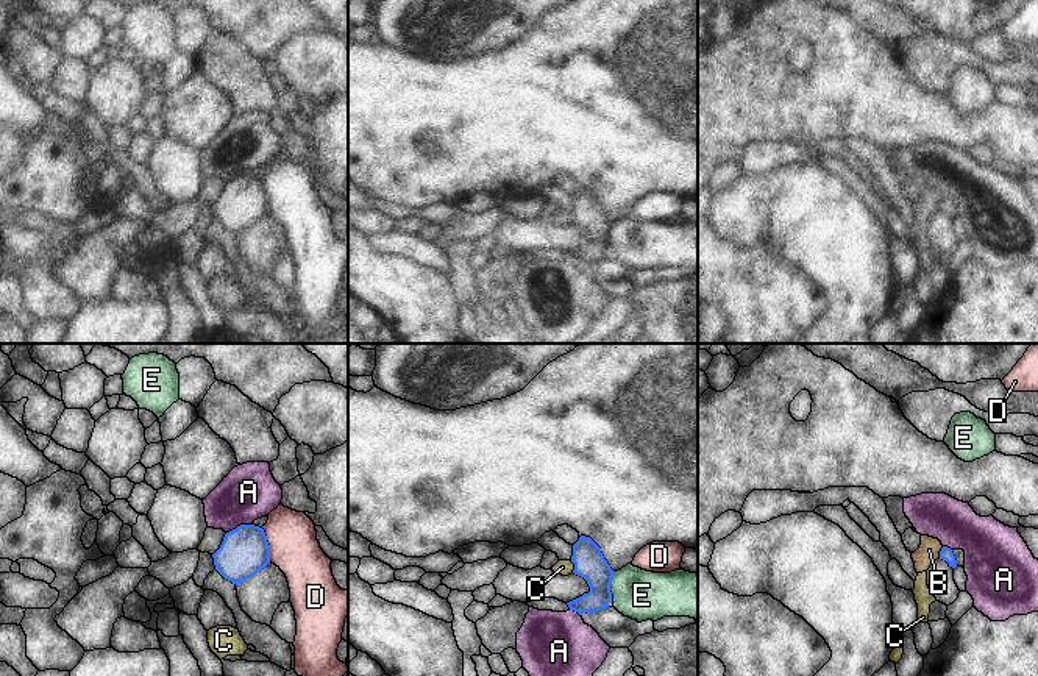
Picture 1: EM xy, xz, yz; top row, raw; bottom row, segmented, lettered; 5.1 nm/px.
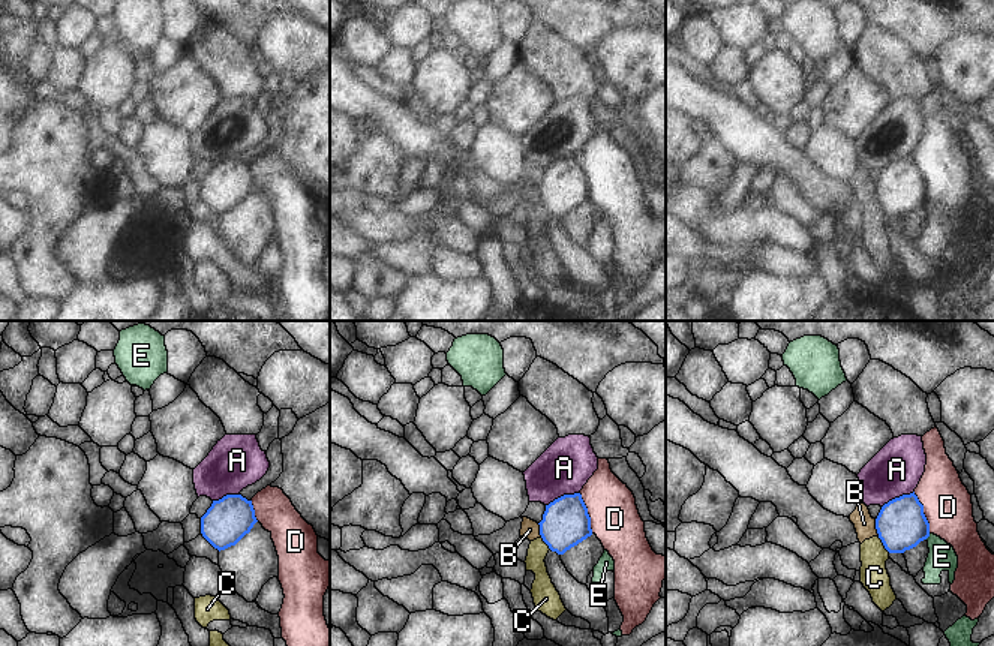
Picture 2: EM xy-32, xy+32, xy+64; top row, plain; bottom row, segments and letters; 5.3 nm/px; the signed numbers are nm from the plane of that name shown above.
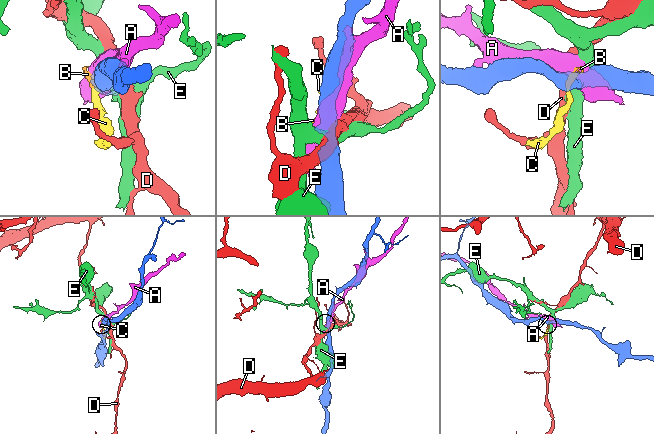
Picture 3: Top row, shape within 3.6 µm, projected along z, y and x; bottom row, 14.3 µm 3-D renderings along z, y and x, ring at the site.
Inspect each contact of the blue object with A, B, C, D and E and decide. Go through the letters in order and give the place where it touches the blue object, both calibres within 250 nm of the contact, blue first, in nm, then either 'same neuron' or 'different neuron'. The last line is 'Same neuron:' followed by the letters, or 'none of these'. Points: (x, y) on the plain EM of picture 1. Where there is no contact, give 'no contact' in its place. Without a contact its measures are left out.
A: contact xy (238, 177); calibres 260 and 280 nm; different neuron
B: contact yz (940, 203); calibres 70 and 110 nm; different neuron
C: contact xz (575, 217); calibres 160 and 80 nm; different neuron
D: contact xy (269, 195); calibres 260 and 260 nm; different neuron
E: contact xz (611, 233); calibres 160 and 260 nm; different neuron
Same neuron: none of these

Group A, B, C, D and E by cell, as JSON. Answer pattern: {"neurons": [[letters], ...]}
{"neurons": [["A"], ["B", "C"], ["D"], ["E"]]}

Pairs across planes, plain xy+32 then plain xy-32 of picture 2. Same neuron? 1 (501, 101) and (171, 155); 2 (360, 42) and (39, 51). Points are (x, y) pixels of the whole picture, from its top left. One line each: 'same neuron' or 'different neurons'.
1: different neurons
2: same neuron

